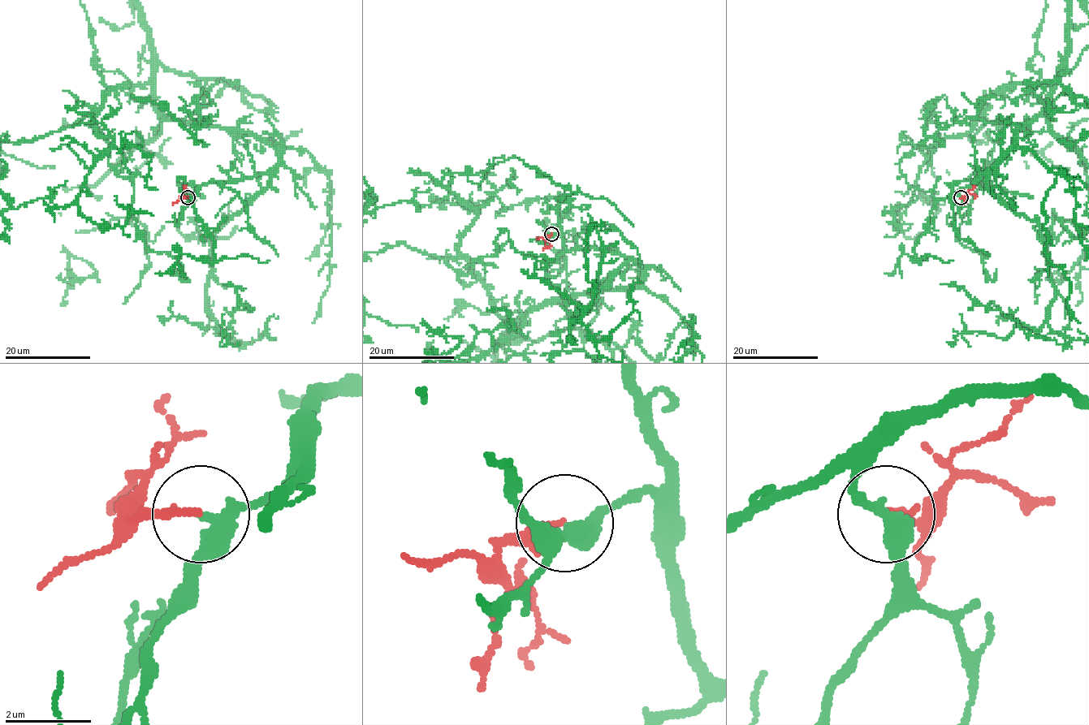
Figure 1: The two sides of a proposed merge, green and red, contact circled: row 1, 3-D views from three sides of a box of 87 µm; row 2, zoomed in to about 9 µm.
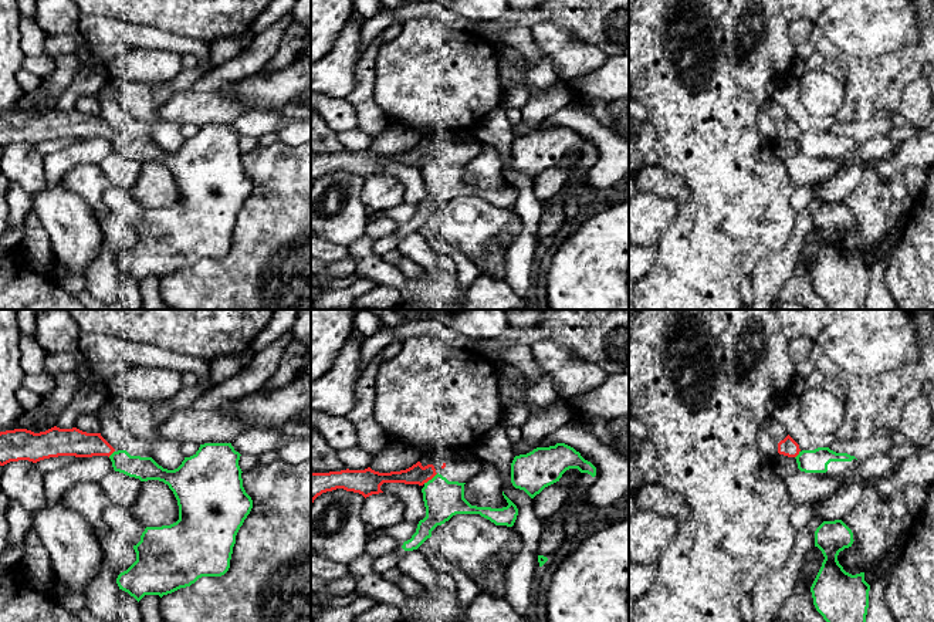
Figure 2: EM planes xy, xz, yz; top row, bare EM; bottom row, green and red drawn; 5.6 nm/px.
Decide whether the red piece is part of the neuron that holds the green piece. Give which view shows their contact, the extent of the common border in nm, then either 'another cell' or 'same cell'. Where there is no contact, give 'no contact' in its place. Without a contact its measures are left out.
contact in xz; length 110 nm; another cell

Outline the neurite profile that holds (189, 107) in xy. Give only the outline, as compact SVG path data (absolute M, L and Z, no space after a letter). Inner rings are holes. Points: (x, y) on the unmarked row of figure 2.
M193 89L172 95L159 109L162 121L169 121L179 126L185 124L196 126L231 125L243 114L246 111L234 95L196 92Z

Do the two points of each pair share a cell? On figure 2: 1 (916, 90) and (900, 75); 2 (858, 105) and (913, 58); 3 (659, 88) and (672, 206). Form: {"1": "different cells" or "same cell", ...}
{"1": "different cells", "2": "same cell", "3": "different cells"}

